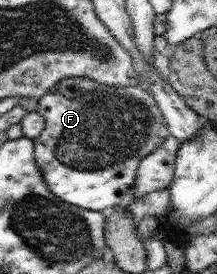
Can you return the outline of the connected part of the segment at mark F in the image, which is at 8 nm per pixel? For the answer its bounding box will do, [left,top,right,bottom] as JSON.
[33,84,170,213]

